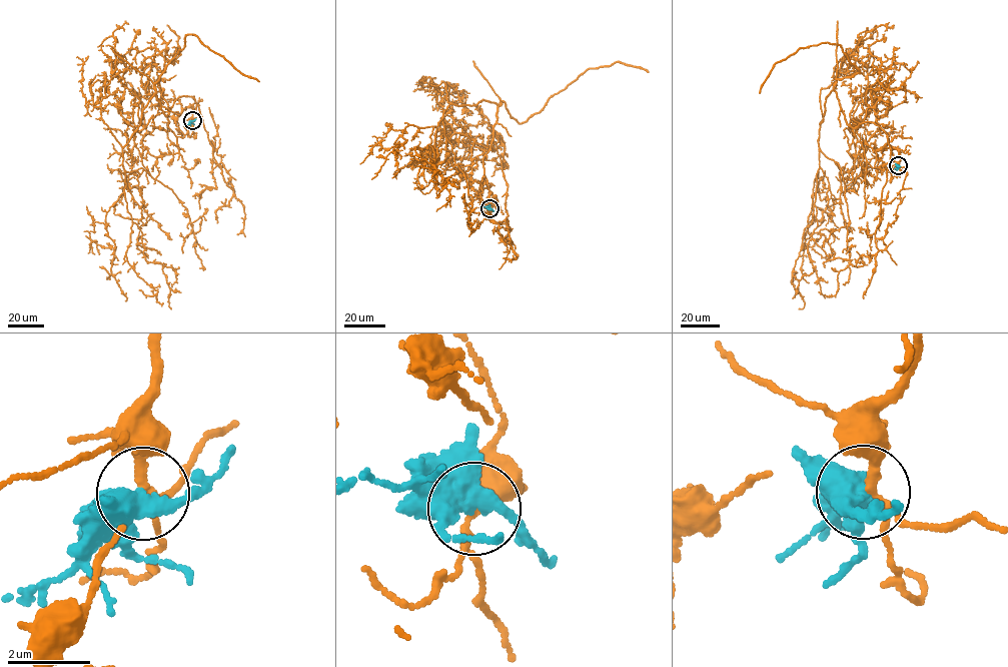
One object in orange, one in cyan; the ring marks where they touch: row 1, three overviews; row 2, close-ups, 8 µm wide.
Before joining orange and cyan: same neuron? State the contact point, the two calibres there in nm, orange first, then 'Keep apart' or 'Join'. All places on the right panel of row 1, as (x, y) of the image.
Place: (898, 165). Thickness 170 nm (orange) against 550 nm. Keep apart

